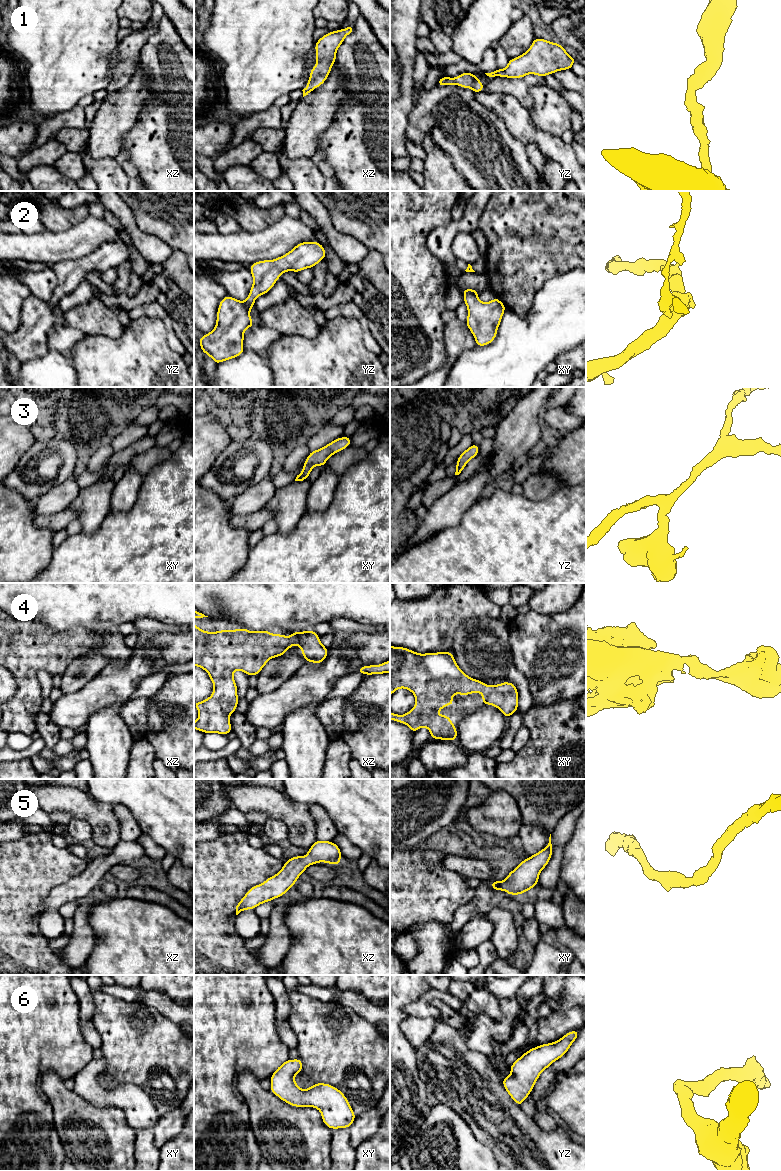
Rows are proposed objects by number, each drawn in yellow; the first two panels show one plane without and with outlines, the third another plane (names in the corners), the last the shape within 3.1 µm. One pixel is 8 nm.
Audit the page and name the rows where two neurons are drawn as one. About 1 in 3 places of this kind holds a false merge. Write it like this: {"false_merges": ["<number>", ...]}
{"false_merges": []}

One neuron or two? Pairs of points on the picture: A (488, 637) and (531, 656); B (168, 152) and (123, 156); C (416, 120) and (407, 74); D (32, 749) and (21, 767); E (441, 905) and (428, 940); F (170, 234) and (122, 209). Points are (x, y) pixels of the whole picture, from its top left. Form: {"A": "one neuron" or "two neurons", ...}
{"A": "two neurons", "B": "two neurons", "C": "two neurons", "D": "two neurons", "E": "two neurons", "F": "two neurons"}

